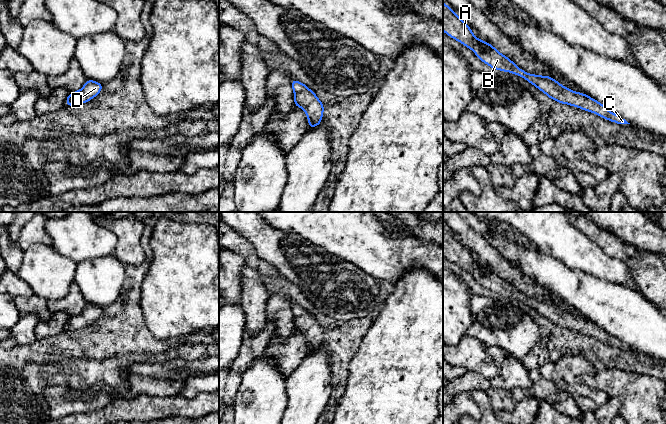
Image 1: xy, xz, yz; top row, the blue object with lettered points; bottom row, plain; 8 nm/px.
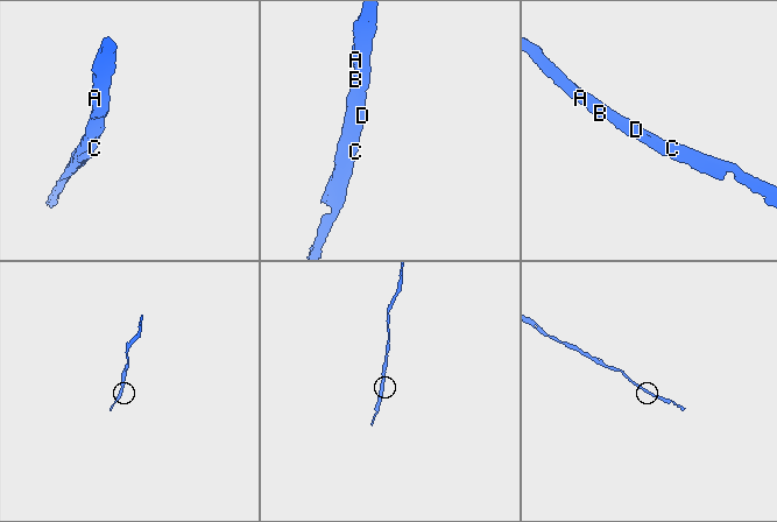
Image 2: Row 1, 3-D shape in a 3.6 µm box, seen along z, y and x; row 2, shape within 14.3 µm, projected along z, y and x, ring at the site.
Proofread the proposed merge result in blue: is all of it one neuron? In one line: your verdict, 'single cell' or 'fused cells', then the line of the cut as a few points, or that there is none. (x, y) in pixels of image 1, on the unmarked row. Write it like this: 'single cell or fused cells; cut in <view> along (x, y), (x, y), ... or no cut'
single cell; no cut

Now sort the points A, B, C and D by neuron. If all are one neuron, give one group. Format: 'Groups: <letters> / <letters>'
Groups: A B C D

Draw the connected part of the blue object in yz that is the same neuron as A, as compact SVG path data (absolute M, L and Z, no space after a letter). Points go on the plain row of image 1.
M444 226L443 255L449 261L471 273L479 284L489 289L491 293L521 300L552 324L595 337L601 342L617 348L630 348L621 340L609 335L602 327L582 316L572 315L552 301L530 298L518 292L512 284L501 278L490 267L475 261L471 252Z

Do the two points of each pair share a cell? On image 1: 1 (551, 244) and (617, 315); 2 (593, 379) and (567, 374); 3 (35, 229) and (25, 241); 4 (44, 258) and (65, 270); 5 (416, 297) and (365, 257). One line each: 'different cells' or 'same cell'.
1: different cells
2: different cells
3: same cell
4: same cell
5: different cells

